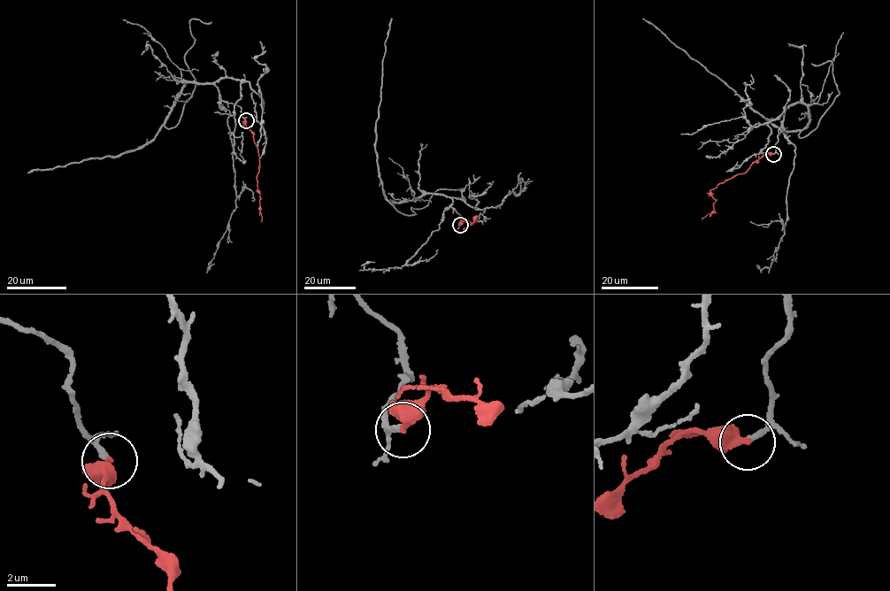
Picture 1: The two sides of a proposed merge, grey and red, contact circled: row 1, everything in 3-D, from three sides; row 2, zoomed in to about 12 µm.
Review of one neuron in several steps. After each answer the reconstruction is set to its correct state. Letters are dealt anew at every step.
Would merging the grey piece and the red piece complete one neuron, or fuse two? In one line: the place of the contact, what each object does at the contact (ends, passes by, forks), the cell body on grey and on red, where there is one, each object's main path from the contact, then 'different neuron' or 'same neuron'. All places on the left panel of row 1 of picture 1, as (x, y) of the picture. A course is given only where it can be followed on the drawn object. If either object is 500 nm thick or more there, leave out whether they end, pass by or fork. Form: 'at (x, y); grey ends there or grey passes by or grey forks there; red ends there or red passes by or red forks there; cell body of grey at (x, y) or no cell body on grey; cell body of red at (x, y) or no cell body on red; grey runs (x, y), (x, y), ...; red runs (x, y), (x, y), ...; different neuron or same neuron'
at (246, 120); grey ends there; red ends there; no cell body on grey; no cell body on red; grey runs (245, 120), (240, 106), (222, 101), (214, 85), (193, 80), (144, 145), (113, 158), (88, 158), (28, 172); red runs (246, 120), (258, 153), (257, 177), (261, 221); same neuron

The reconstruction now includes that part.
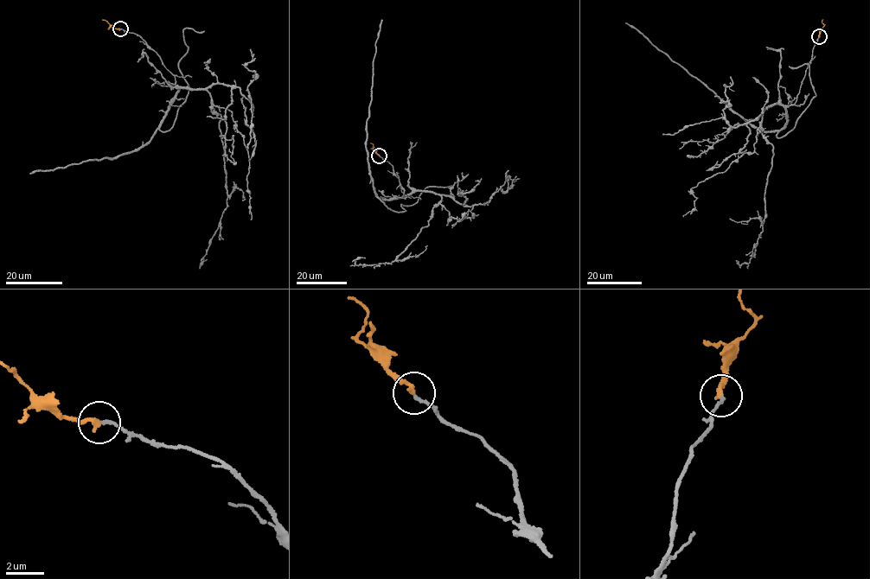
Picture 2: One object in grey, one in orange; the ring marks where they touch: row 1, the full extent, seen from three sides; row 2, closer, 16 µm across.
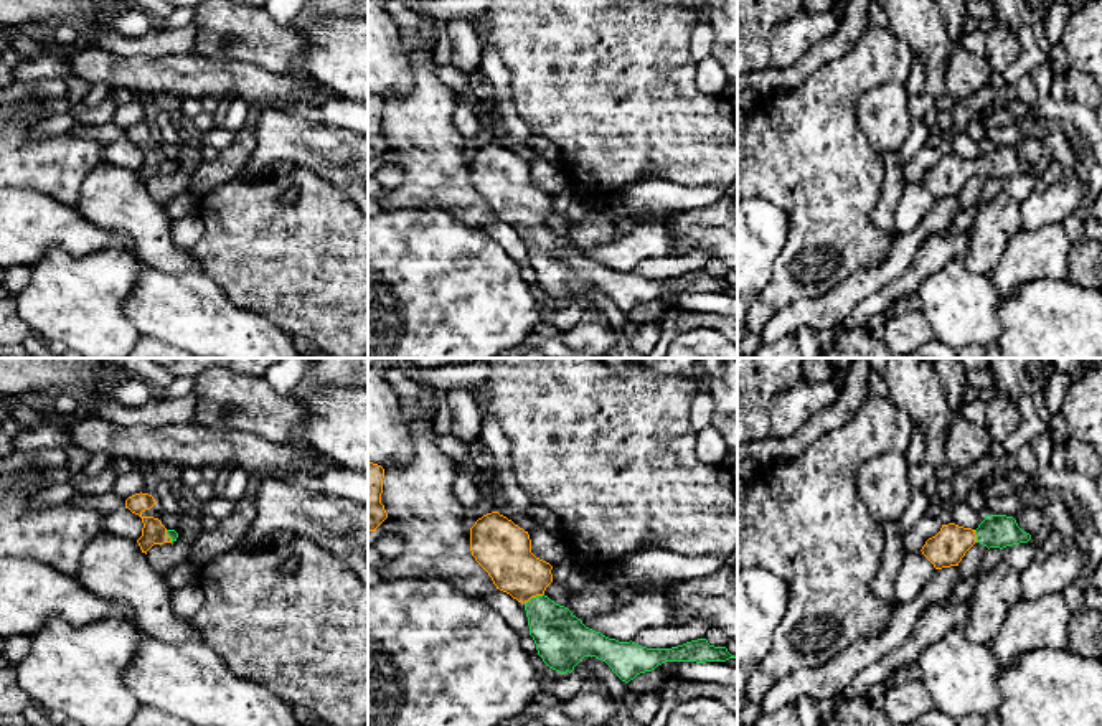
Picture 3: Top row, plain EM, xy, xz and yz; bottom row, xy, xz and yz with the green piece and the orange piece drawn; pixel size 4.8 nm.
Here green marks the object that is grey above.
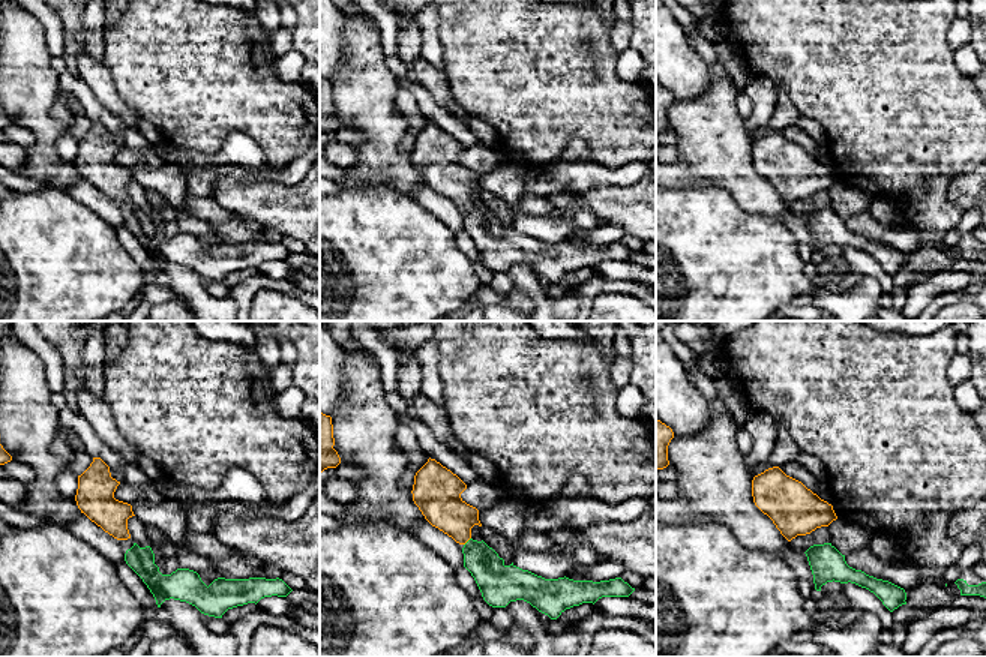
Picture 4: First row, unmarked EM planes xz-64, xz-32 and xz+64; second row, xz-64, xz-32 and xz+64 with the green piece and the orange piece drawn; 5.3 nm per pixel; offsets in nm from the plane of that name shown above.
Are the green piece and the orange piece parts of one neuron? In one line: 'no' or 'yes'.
yes

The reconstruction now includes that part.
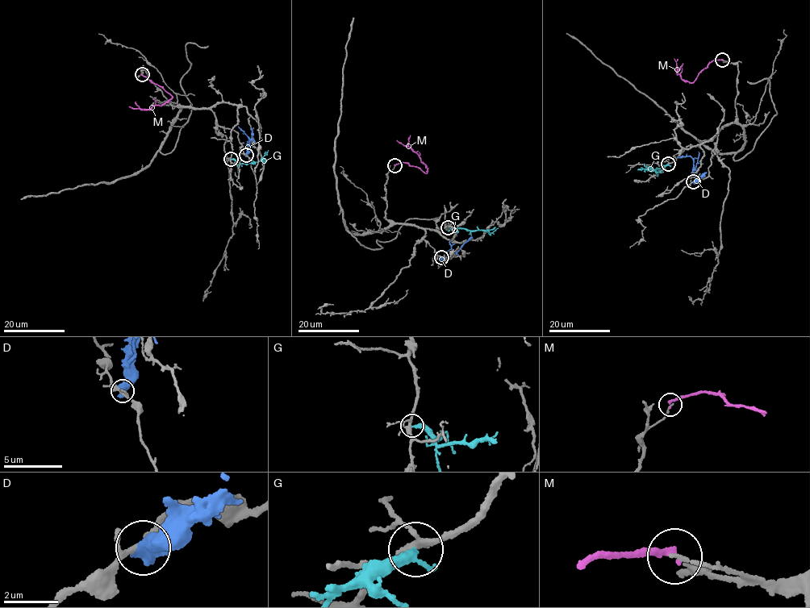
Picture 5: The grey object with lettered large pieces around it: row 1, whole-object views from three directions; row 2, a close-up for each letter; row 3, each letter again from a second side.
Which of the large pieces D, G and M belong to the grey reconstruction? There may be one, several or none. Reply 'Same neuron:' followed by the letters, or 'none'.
Same neuron: none

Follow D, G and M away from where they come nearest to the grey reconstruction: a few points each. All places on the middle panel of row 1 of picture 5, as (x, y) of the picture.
D: (441, 257), (448, 257), (458, 251), (472, 237)
G: (448, 228), (473, 231), (484, 230), (490, 234), (498, 227)
M: (394, 165), (405, 163), (427, 172), (418, 153), (397, 139)

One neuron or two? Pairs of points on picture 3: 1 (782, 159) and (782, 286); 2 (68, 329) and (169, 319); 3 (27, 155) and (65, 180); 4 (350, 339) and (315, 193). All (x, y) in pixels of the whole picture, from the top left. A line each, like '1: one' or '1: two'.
1: one
2: two
3: one
4: one

